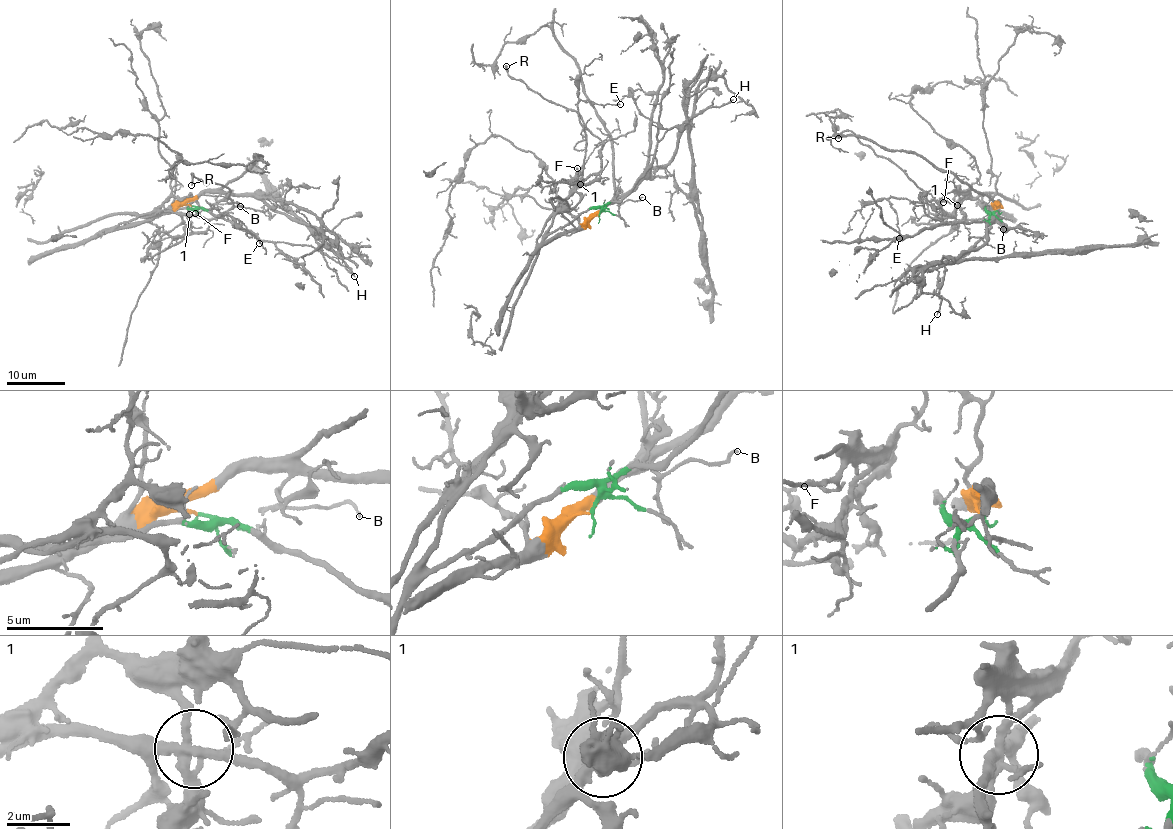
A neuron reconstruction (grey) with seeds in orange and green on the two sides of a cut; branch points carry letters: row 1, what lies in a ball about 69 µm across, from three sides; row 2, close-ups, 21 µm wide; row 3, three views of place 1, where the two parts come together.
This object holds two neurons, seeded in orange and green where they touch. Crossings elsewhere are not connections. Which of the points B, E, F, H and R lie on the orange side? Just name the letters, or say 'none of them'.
B, E, F

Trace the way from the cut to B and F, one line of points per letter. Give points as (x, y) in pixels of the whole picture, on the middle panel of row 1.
B: (597, 216), (592, 217), (614, 199), (620, 204), (642, 197)
F: (597, 216), (585, 219), (579, 228), (538, 243), (552, 213), (558, 211), (581, 174), (577, 168)

